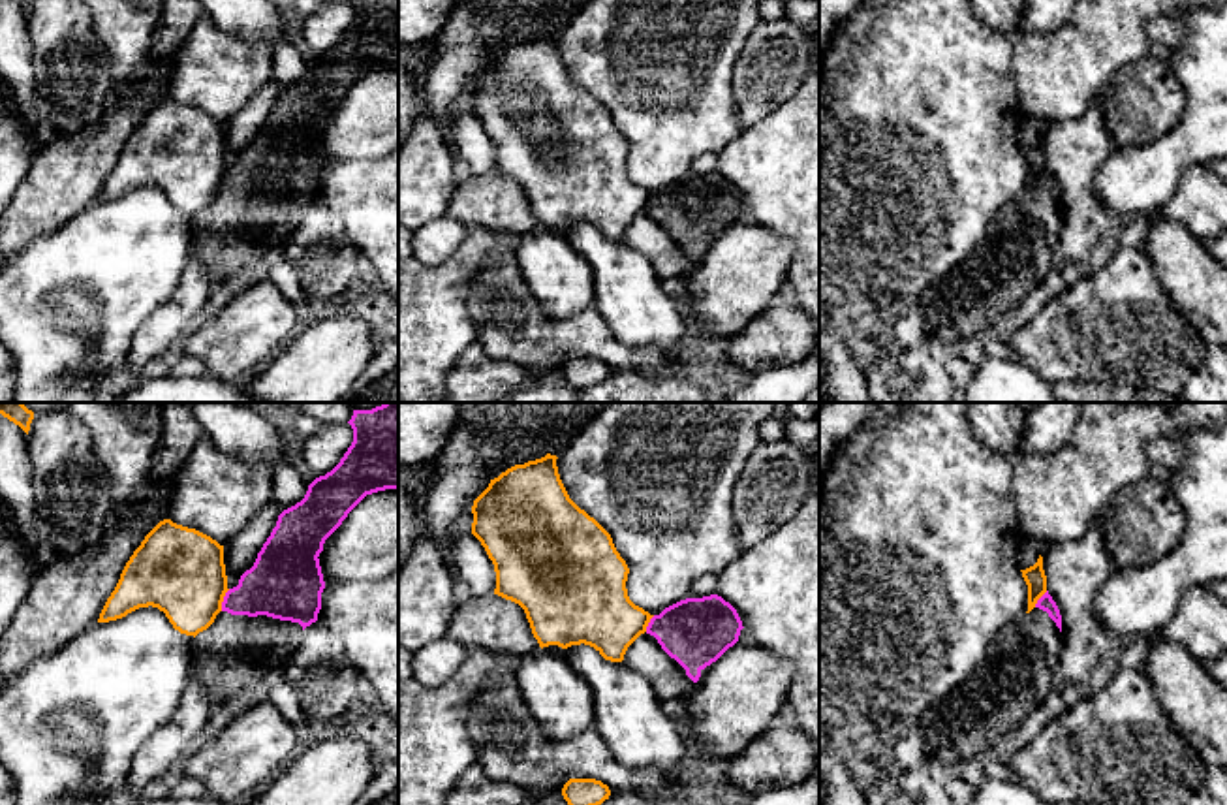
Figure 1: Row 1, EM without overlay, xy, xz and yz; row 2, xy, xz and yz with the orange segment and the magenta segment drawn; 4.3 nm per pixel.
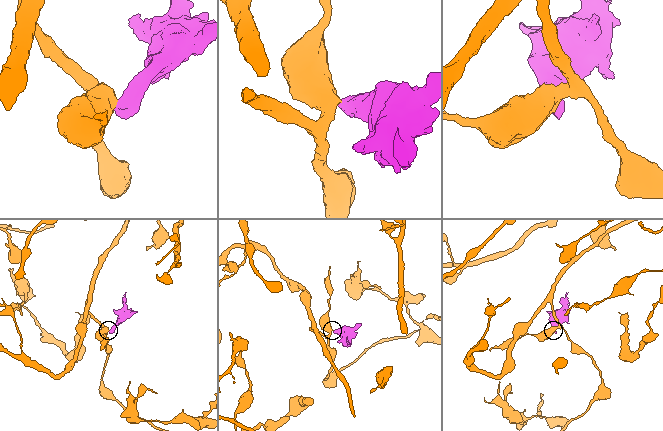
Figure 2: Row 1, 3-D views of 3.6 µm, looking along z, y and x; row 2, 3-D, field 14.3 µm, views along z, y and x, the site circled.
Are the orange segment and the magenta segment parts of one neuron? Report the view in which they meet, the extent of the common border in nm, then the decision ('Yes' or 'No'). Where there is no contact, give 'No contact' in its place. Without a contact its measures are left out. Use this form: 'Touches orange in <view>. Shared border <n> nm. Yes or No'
Touches orange in xy. Shared border 100 nm. No

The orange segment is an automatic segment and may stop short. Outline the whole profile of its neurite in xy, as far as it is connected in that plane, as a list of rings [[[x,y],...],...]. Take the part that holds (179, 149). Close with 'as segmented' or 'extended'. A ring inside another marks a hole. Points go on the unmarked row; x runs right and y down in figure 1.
[[[163,98],[126,141],[98,201],[152,184],[175,209],[195,216],[214,201],[227,169],[224,124]]]; as segmented

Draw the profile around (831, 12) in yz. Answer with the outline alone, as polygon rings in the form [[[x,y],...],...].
[[[819,0],[819,66],[825,55],[825,49],[831,43],[831,38],[836,26],[851,13],[855,6],[862,0]]]

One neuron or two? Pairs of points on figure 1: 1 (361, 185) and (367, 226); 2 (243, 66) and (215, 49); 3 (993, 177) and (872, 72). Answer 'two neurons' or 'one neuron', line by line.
1: one neuron
2: one neuron
3: one neuron

